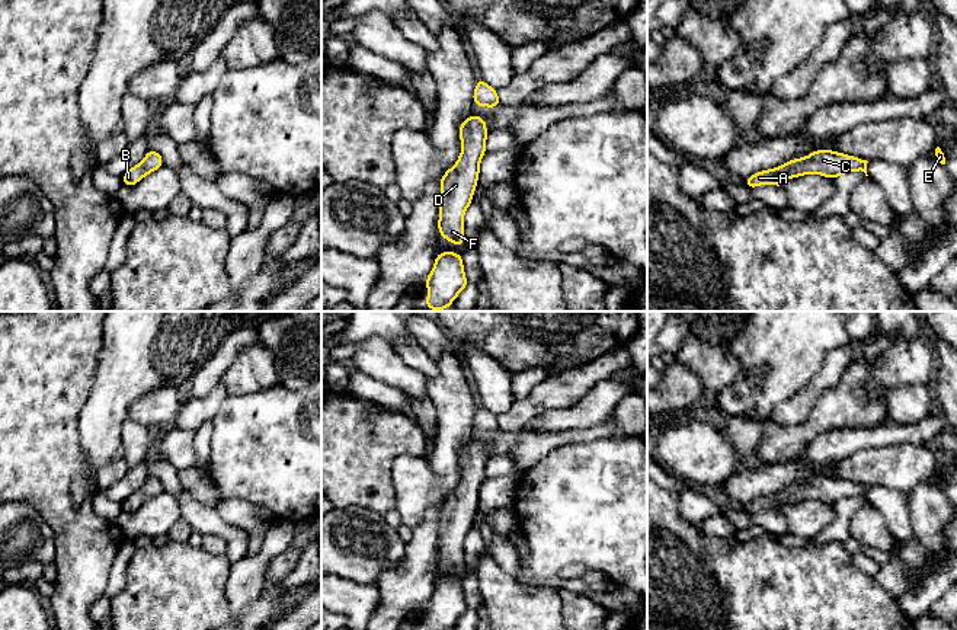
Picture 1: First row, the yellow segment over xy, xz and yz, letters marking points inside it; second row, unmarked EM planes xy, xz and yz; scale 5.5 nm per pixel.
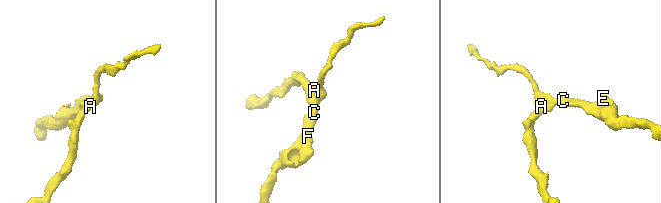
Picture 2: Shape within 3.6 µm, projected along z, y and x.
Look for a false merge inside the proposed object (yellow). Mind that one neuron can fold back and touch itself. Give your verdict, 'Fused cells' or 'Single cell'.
Single cell

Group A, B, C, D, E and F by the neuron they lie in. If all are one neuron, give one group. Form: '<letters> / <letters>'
A B C D E F

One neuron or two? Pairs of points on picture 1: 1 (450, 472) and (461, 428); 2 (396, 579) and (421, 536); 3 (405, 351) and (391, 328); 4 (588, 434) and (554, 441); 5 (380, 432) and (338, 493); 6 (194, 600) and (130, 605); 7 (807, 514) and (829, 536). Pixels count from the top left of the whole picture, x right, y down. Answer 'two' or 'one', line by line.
1: one
2: one
3: two
4: one
5: one
6: one
7: two

